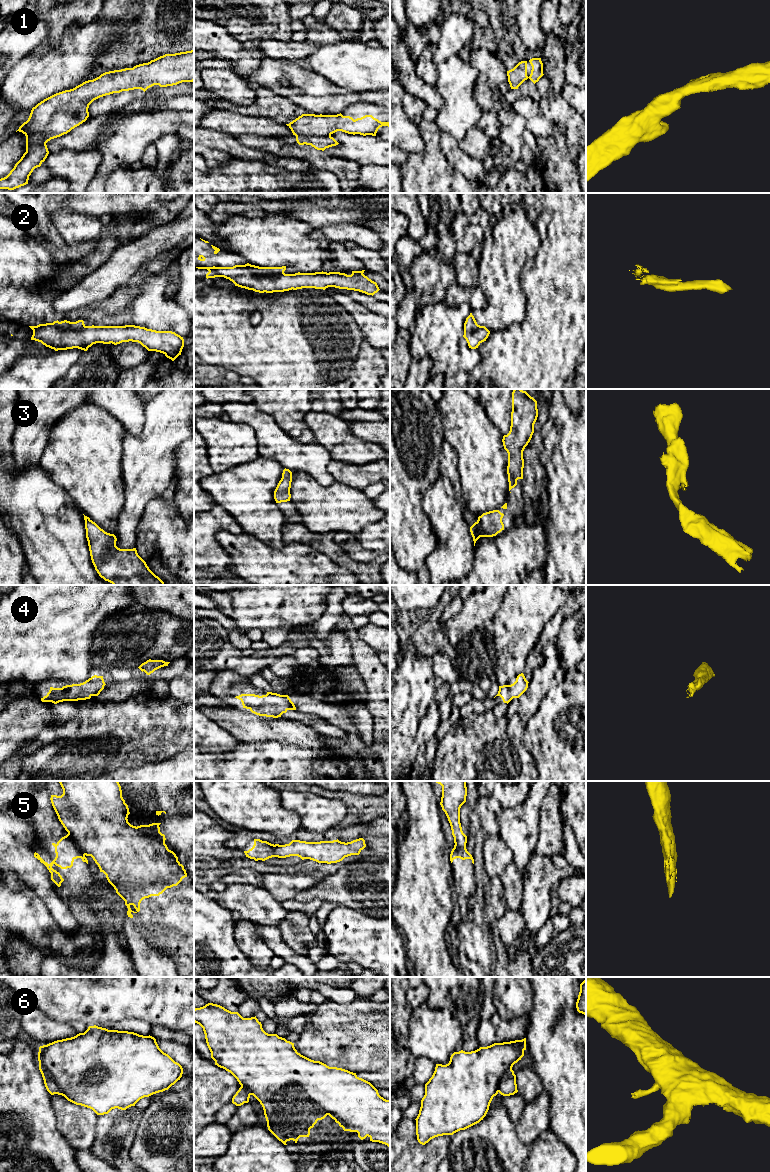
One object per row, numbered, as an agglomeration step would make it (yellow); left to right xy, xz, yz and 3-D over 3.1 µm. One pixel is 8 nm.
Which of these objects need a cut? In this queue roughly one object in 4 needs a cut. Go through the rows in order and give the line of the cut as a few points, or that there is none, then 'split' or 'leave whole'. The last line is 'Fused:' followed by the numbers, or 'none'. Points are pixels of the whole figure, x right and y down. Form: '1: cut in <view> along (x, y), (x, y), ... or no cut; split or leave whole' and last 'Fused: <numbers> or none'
1: no cut; leave whole
2: no cut; leave whole
3: no cut; leave whole
4: no cut; leave whole
5: cut in xy along (68, 832), (84, 855); split
6: cut in xy along (39, 1063), (56, 1083), (63, 1095); split
Fused: 5, 6

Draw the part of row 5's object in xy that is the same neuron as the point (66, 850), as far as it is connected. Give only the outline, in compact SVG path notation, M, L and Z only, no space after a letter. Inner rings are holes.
M69 833L66 836L62 837L56 844L52 843L52 845L55 847L56 857L50 864L45 862L36 852L34 853L34 857L47 867L47 869L51 873L51 880L58 887L60 887L64 879L59 872L52 868L54 864L61 869L67 869L73 866L74 860L77 858L81 858L82 861L86 862L87 864L88 860L83 852L78 848Z

